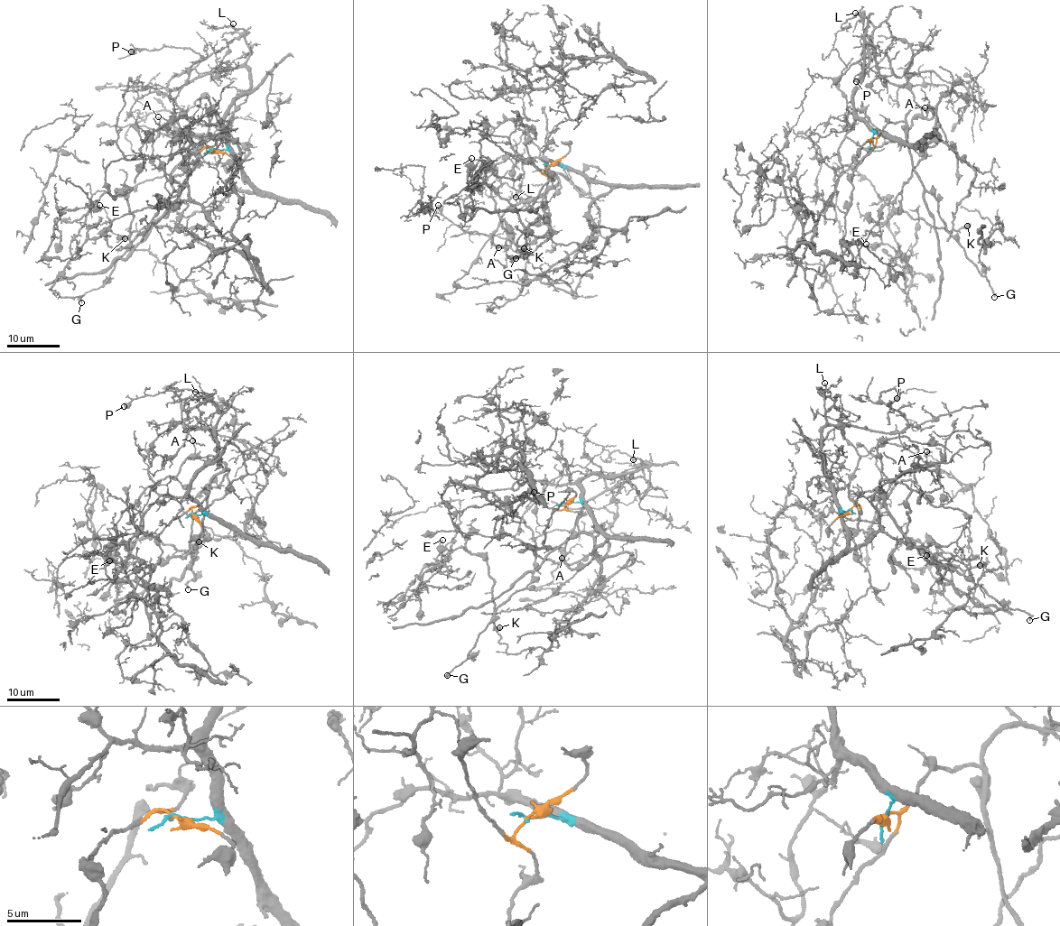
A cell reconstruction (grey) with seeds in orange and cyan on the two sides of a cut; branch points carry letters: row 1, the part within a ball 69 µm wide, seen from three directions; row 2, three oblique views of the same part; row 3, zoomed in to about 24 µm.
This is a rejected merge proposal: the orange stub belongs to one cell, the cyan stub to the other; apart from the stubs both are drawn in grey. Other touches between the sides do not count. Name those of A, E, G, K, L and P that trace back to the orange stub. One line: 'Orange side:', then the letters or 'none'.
Orange side: A, E, G, K

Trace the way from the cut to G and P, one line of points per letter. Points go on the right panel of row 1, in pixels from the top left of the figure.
G: (870, 140), (887, 124), (904, 121), (913, 170), (925, 189), (934, 194), (948, 231), (982, 272), (994, 297)
P: (870, 140), (852, 96), (869, 47), (882, 77), (902, 86), (913, 59), (906, 42), (893, 39), (855, 82)

